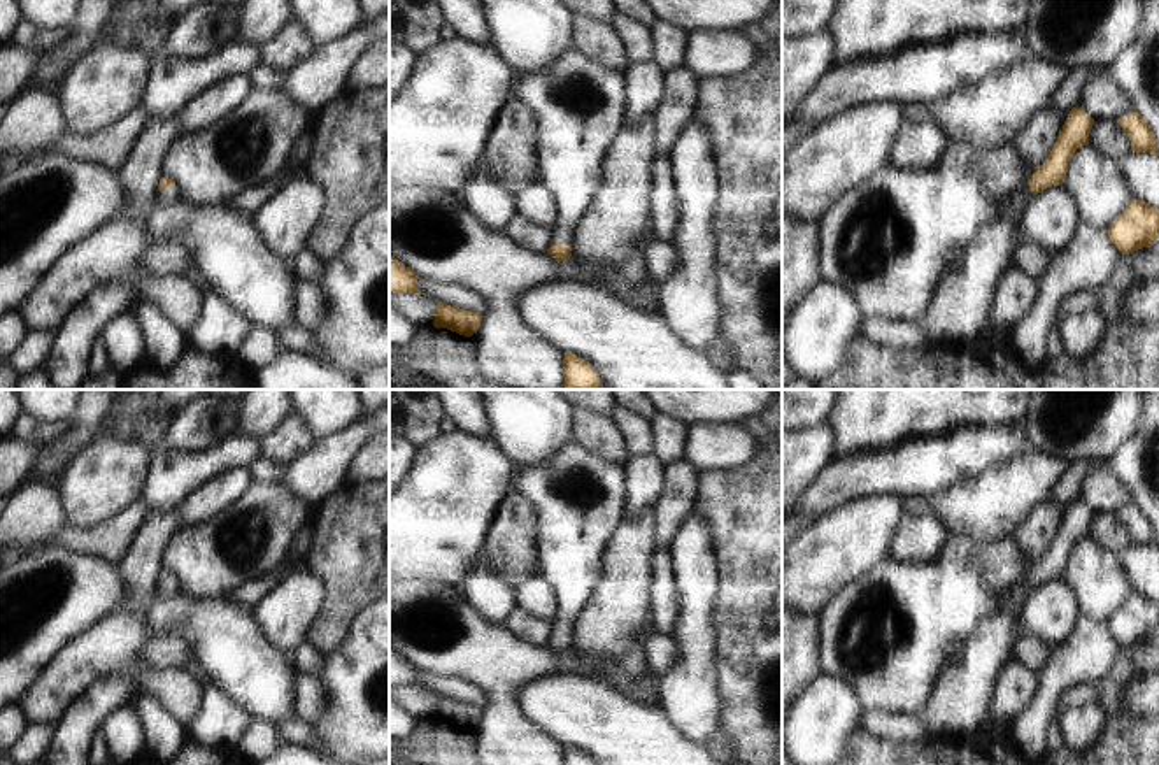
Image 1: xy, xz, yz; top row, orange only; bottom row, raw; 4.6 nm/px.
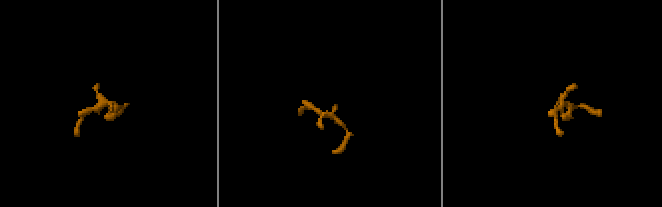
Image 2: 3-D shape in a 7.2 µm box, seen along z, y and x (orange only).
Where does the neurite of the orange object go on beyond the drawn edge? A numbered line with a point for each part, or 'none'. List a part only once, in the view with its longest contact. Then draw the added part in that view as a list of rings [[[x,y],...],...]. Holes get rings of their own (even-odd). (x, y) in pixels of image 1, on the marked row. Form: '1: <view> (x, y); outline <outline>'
1: xy (163, 195); outline [[[158,189],[158,200],[160,202],[175,202],[179,200],[179,191],[177,189]]]

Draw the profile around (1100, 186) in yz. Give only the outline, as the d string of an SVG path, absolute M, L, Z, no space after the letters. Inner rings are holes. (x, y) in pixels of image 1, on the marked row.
M1089 144L1078 147L1070 160L1063 186L1073 198L1080 221L1096 230L1108 230L1134 198L1126 165Z

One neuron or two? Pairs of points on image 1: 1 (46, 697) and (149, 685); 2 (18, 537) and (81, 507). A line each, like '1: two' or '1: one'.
1: one
2: two

